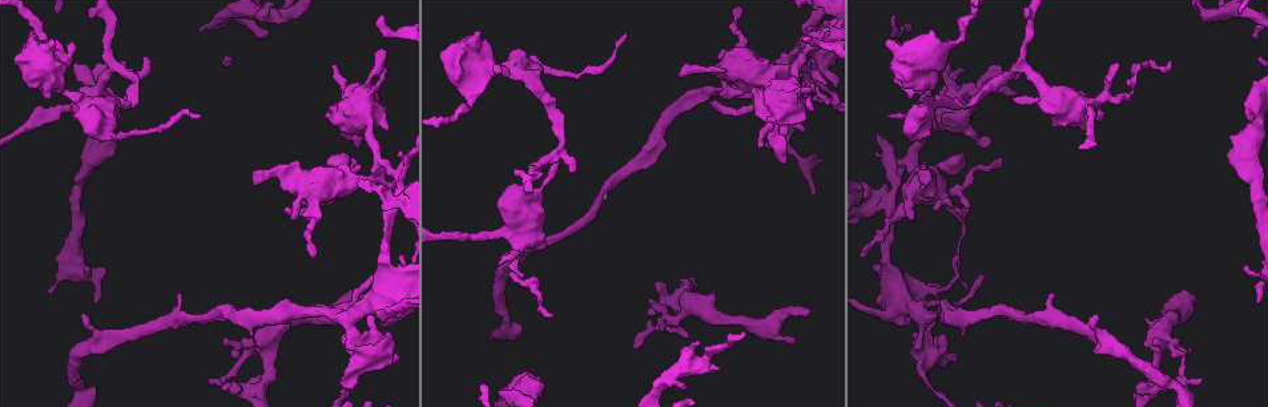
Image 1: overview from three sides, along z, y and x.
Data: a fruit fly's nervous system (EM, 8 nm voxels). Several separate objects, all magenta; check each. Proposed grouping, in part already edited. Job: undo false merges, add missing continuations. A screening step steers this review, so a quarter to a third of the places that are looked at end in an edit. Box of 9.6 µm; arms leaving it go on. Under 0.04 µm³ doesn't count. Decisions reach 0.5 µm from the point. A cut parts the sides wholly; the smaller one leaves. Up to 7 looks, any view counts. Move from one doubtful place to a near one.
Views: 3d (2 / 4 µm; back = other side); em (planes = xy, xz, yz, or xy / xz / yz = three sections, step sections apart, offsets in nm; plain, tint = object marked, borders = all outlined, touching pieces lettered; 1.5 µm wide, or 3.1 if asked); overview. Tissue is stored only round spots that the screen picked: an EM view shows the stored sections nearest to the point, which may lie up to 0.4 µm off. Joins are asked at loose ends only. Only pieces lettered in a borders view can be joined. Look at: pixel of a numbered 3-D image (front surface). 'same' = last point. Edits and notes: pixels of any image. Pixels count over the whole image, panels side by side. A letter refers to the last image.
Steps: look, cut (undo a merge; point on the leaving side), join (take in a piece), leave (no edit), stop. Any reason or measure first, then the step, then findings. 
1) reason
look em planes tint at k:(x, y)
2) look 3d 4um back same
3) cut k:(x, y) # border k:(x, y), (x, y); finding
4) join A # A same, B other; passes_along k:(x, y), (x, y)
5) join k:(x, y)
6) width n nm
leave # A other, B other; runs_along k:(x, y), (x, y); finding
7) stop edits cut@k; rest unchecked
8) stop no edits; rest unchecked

abrupt turn
look em planes borders at 1:(891, 205)

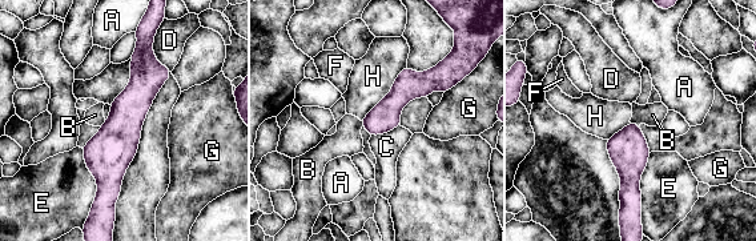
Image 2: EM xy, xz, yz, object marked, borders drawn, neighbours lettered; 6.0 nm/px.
width 140 nm
leave # A other, B other, C other, D other, E other, F other, G other, H other; border 2:(399, 124), (386, 132), (372, 136); continuous, no second neuron

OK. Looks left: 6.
free end
look 3d 2um at 1:(950, 202)

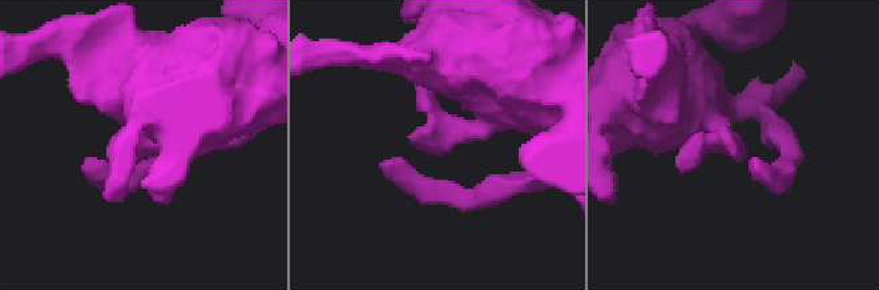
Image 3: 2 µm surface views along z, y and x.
need the tissue
look em planes tint at 3:(433, 146)

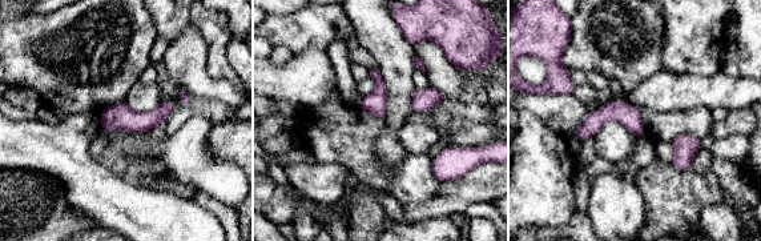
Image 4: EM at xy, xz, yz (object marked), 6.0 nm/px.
look em planes borders same

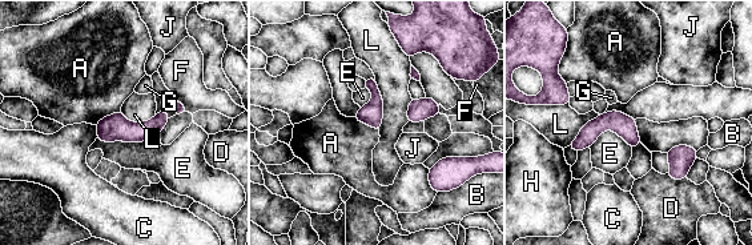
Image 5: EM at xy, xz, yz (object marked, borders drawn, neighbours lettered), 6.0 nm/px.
leave # A other, B other, C other, D other, E other, F other, G other, H other, J other, L other; border 5:(696, 149), (675, 145), (666, 152); none of them fits

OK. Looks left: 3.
sudden change in width
look em planes borders at 1:(770, 123)

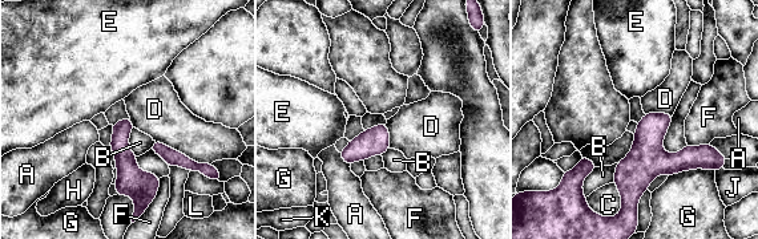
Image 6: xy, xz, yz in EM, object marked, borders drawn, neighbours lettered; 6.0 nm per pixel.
leave # A other, B other, C other, D other, E other, F other, G other, H other, J other, K other, L other; border 6:(154, 140), (197, 162), (210, 165); continuous, no second neuron

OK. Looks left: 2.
stop no edits; rest unchecked

